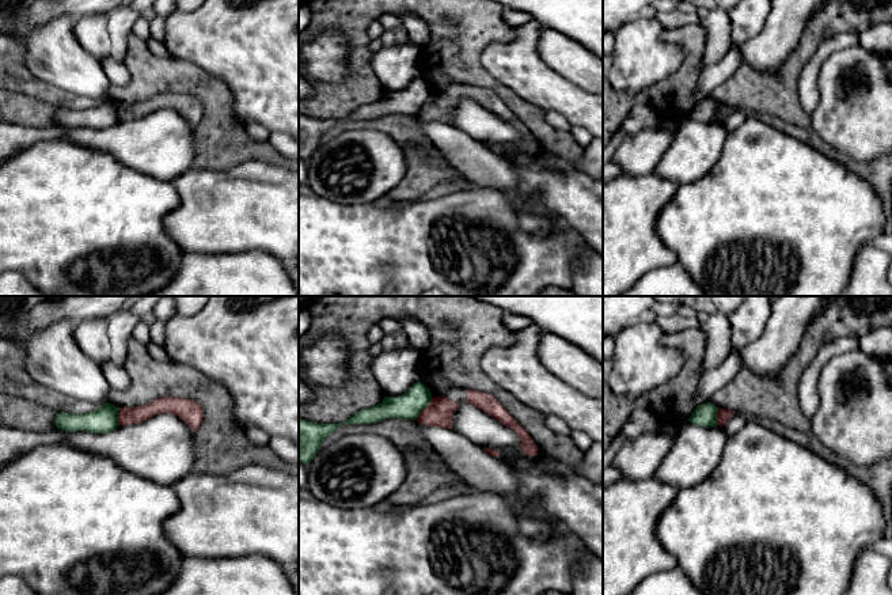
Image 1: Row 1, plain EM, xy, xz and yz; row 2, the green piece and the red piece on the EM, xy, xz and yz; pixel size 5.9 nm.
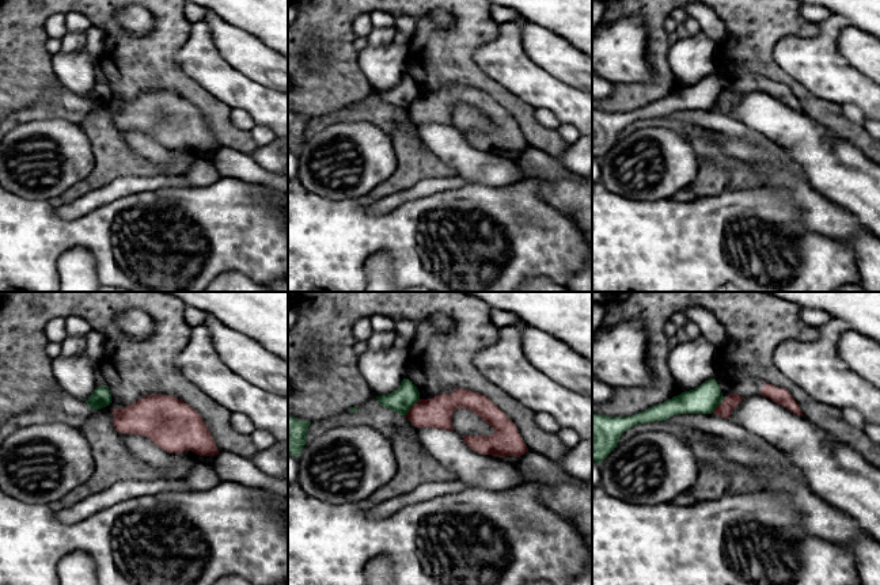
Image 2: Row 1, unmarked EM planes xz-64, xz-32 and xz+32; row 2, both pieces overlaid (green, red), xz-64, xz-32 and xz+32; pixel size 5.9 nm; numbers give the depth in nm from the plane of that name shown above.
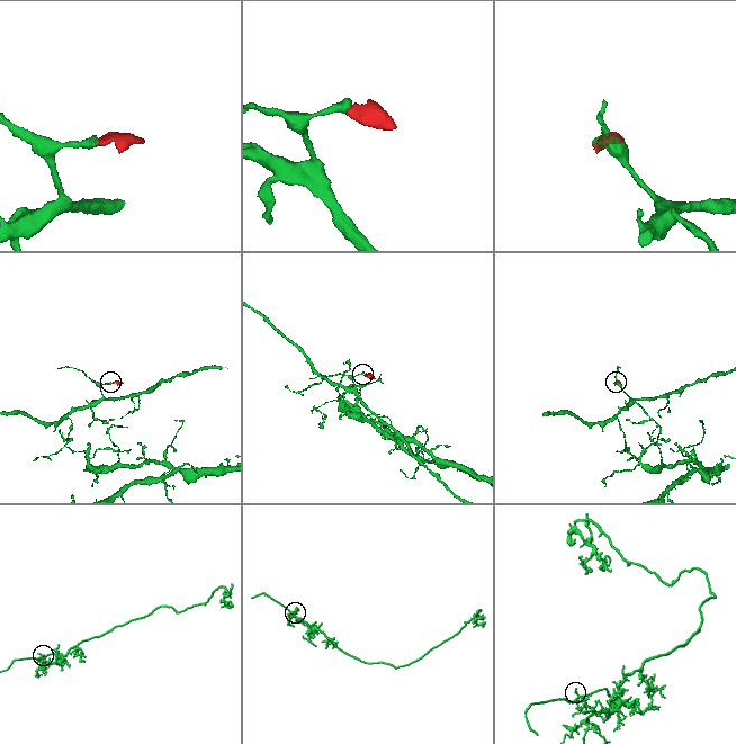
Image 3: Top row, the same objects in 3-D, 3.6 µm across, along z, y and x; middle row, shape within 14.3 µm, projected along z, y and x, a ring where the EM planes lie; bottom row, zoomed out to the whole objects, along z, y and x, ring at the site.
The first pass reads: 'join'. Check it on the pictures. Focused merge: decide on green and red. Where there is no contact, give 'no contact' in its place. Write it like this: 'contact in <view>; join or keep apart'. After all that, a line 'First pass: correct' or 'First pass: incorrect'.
contact in xz; keep apart
First pass: incorrect

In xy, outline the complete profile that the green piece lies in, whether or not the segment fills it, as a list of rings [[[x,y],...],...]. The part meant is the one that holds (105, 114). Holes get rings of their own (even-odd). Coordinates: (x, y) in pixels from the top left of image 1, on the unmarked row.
[[[105,99],[98,106],[86,110],[58,109],[56,122],[61,126],[88,126],[95,129],[106,129],[115,125],[118,118],[119,103]]]

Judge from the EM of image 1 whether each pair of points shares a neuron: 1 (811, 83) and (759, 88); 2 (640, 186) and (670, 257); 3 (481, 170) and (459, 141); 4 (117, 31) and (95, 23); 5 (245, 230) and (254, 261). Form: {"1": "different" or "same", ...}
{"1": "different", "2": "same", "3": "same", "4": "different", "5": "different"}

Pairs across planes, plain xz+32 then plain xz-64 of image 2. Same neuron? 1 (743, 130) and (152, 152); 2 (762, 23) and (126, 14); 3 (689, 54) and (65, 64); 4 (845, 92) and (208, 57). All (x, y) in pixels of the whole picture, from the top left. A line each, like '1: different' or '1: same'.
1: same
2: different
3: same
4: same

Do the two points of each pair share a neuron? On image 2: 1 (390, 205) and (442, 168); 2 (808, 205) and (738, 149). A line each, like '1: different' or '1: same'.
1: different
2: same

